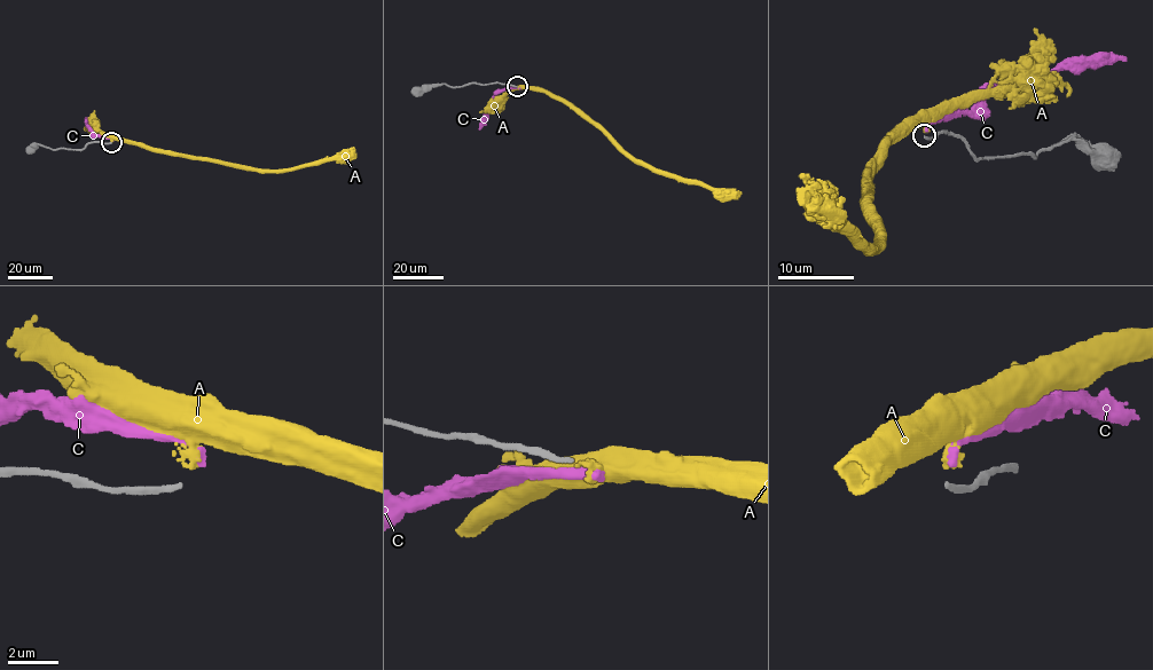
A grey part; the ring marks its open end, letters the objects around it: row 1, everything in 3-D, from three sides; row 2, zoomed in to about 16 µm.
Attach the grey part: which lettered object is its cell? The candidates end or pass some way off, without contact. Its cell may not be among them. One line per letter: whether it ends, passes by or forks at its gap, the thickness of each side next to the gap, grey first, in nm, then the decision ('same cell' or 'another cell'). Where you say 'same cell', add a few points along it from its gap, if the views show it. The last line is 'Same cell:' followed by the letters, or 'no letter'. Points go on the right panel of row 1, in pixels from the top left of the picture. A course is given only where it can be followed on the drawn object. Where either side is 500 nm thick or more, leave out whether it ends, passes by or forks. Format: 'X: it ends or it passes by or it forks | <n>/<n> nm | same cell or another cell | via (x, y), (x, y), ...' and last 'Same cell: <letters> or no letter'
A: it ends | 200/280 nm | another cell
C: it ends | 200/280 nm | another cell
Same cell: no letter

